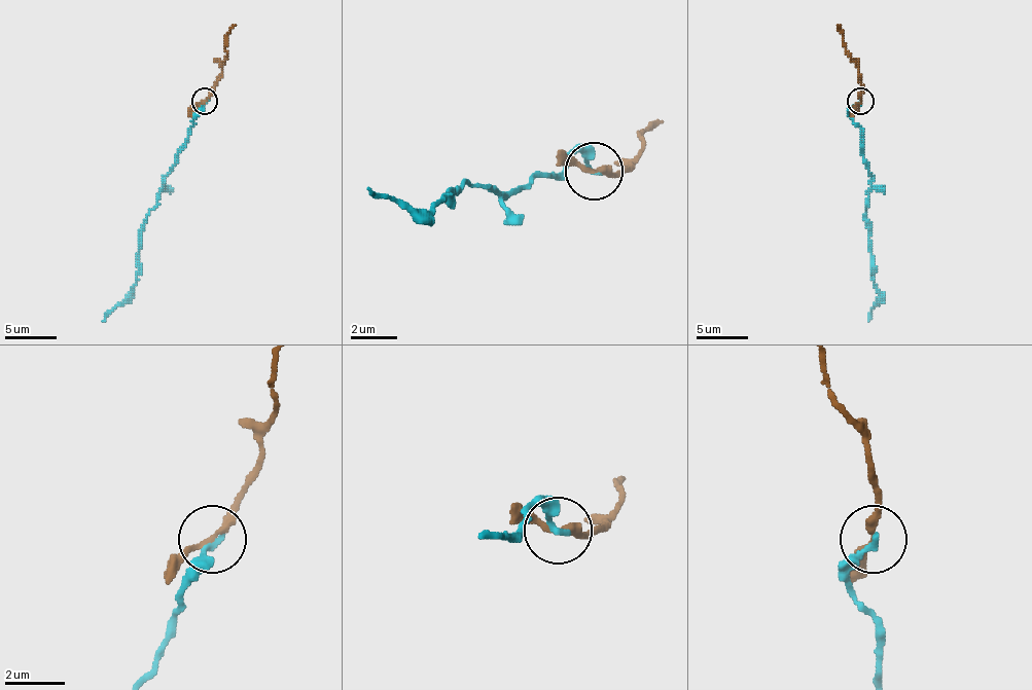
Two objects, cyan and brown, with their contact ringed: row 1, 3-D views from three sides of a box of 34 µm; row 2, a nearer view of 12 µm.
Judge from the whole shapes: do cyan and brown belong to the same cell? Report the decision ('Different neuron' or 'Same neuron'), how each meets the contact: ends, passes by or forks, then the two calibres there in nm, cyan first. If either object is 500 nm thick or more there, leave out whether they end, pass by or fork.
Same neuron. At the ring cyan ends. At the ring brown passes by. Thickness 240 nm (cyan) against 200 nm

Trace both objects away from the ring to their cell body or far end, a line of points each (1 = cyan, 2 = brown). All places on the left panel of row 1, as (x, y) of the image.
1: (207, 100), (196, 113), (178, 162), (165, 178), (159, 198), (146, 217), (134, 290), (102, 321)
2: (204, 100), (227, 56), (227, 33), (235, 25)

